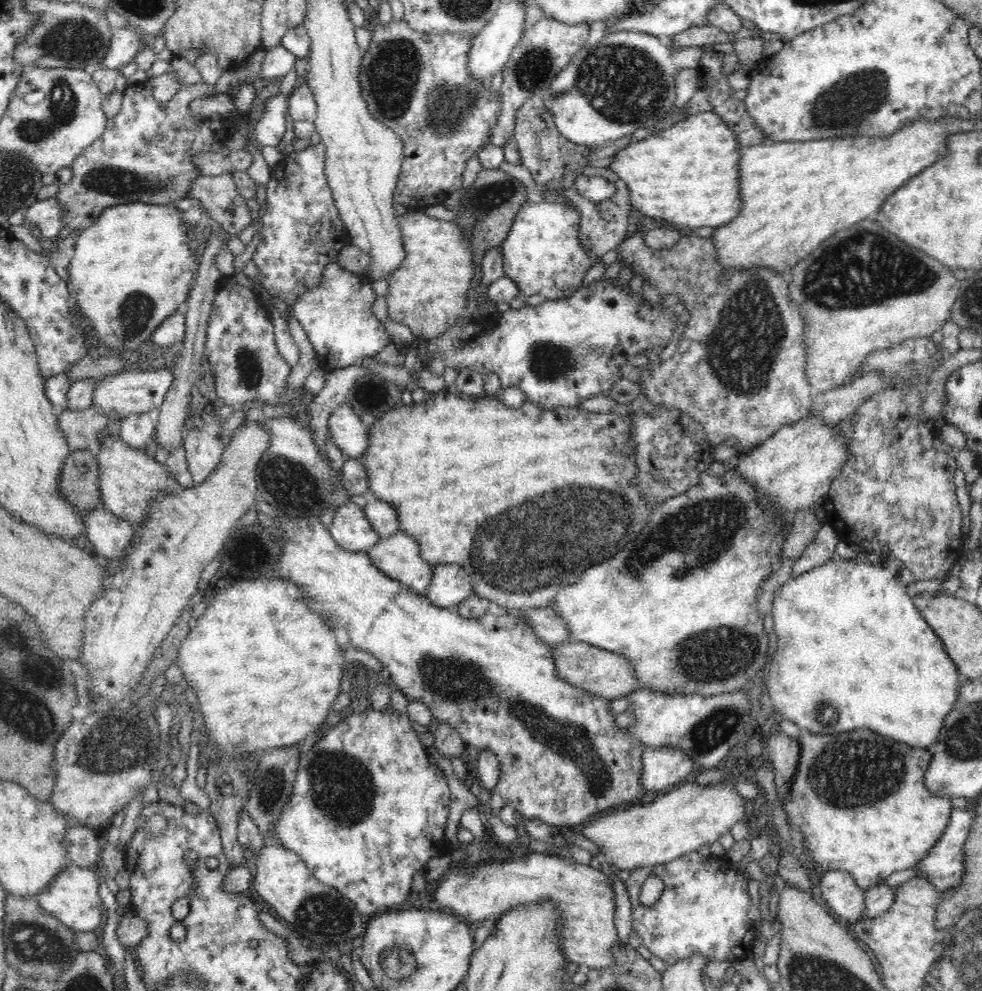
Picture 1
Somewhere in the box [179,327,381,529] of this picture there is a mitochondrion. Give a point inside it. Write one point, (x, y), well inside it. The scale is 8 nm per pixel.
(292, 485)

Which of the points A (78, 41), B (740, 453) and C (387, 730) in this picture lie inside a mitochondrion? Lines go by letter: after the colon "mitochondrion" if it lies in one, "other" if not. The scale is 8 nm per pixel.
A: mitochondrion
B: other
C: other

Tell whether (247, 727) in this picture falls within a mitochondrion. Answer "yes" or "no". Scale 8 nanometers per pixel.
no

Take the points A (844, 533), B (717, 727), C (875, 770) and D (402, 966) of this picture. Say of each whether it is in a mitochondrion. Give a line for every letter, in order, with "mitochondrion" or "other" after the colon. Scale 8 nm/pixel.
A: other
B: mitochondrion
C: mitochondrion
D: mitochondrion

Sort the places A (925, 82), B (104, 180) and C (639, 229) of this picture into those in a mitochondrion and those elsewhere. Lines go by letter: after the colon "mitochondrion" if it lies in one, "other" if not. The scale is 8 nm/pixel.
A: other
B: mitochondrion
C: other

